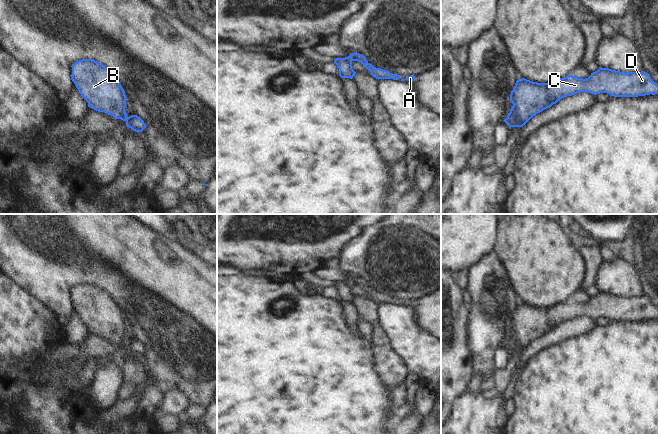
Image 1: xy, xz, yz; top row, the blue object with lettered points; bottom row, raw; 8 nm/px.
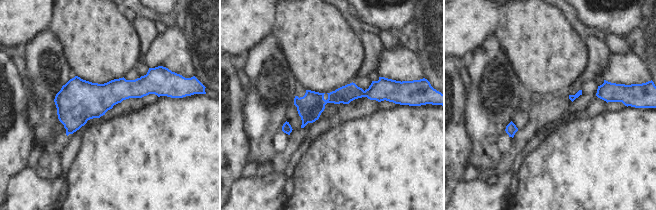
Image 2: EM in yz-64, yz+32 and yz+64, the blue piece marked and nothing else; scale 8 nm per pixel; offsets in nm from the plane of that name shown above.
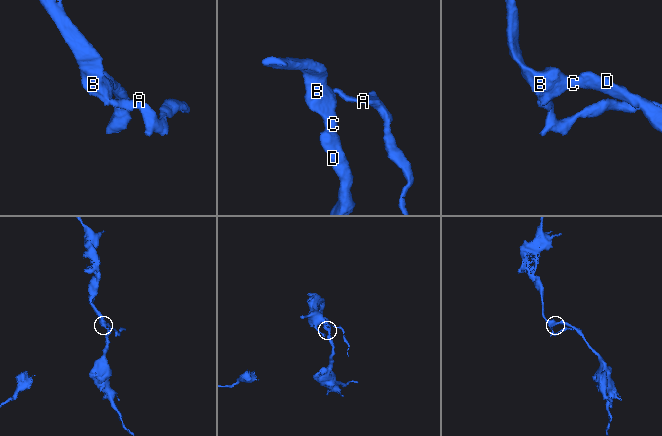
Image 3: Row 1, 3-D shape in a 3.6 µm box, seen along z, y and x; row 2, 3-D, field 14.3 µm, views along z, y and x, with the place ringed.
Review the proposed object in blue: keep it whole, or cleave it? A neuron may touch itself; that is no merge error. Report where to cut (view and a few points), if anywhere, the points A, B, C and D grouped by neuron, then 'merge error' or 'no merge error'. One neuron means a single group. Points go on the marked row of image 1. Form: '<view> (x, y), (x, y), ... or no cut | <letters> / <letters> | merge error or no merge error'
xz (349, 56), (352, 60) | A / B C D | merge error

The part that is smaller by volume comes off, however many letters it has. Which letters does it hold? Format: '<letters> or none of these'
A.

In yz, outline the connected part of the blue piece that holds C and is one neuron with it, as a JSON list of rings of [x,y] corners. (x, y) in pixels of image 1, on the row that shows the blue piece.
[[[602,67],[586,79],[568,75],[551,83],[537,83],[522,78],[516,81],[511,91],[513,106],[507,118],[512,127],[523,127],[533,116],[560,99],[581,92],[638,97],[658,94],[658,85],[645,71],[625,73]]]

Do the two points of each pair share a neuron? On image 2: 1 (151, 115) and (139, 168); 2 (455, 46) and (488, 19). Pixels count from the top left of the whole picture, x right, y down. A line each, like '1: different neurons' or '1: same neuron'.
1: same neuron
2: same neuron

